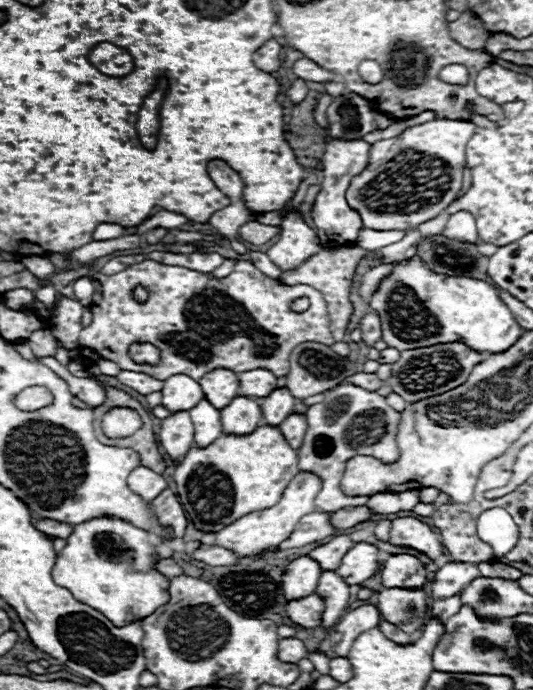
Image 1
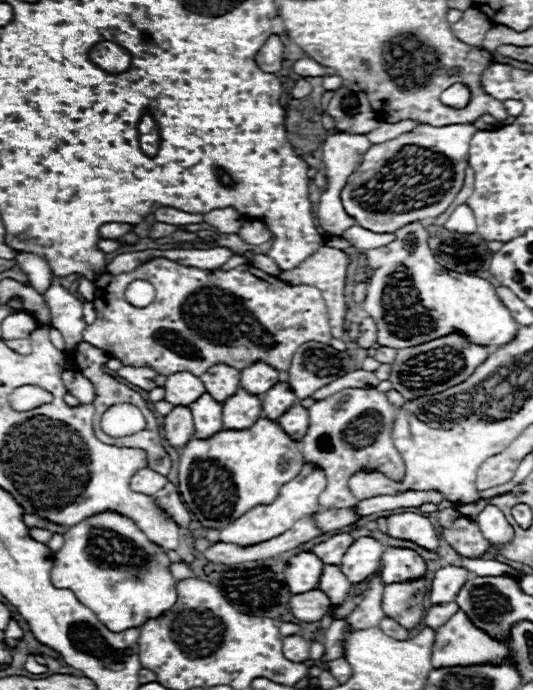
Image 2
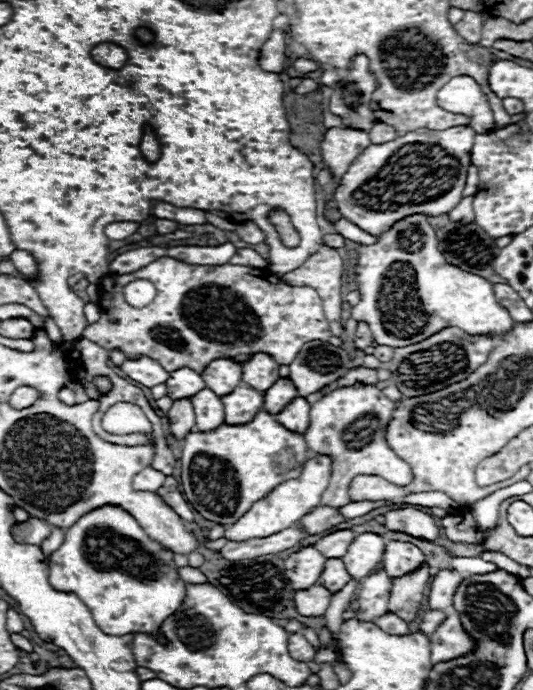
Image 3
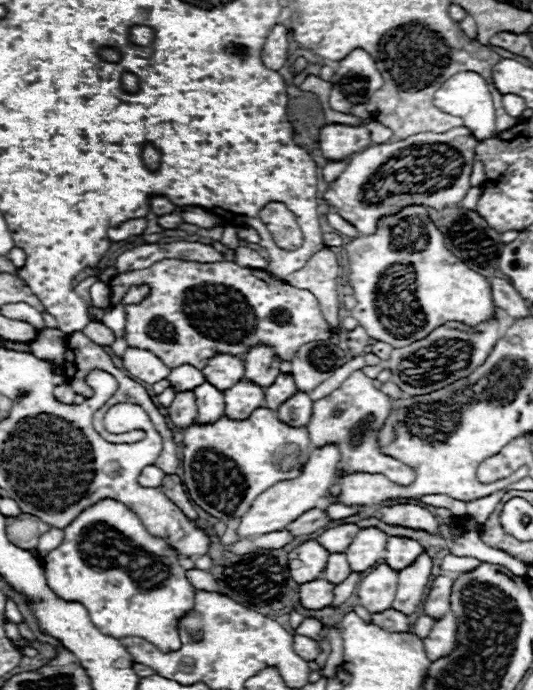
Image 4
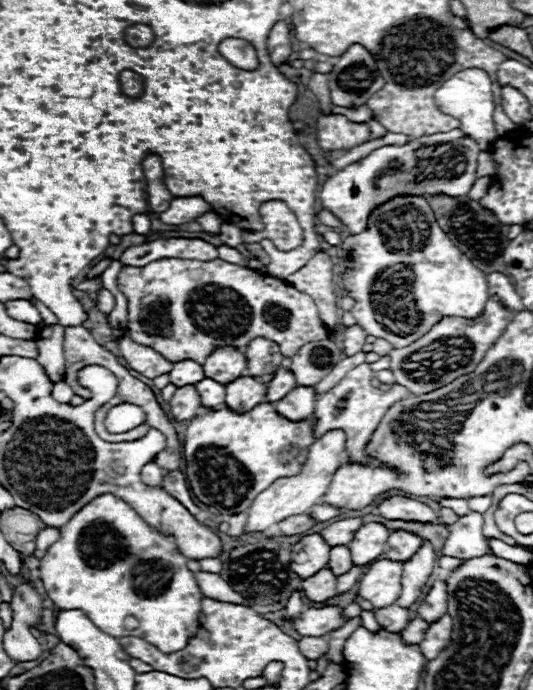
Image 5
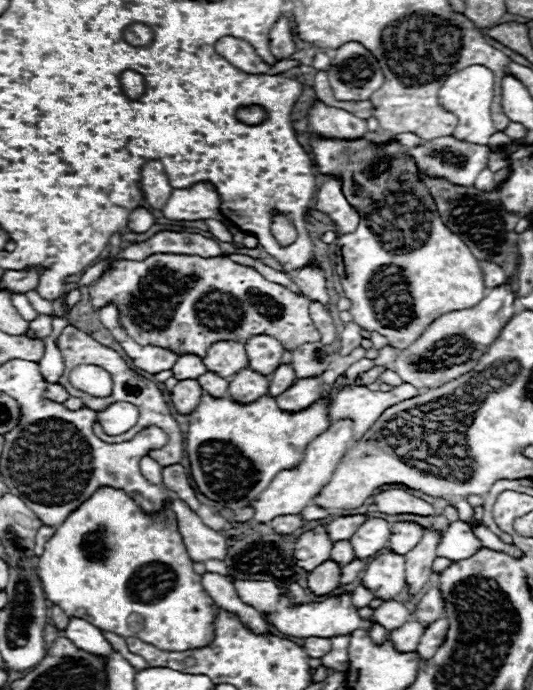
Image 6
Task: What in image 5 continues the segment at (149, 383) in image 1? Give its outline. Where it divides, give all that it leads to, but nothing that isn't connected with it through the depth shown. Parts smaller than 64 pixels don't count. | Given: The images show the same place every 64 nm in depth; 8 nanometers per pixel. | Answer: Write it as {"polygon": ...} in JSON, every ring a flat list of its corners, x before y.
{"polygon":[[124,332,124,336,120,338,120,352,122,356,126,358,128,362,128,368,140,372,142,376,146,378,156,378,160,374,166,374,172,370,172,364,162,356,158,354,154,348,150,346,140,346,136,344,128,332]]}

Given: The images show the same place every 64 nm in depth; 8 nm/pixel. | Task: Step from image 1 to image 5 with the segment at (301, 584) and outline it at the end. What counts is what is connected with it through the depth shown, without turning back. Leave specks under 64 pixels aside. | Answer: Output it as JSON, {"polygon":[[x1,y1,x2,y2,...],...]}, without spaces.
{"polygon":[[308,534,298,544,292,546,292,564,290,568,300,576,308,578,328,564,330,546,322,534]]}

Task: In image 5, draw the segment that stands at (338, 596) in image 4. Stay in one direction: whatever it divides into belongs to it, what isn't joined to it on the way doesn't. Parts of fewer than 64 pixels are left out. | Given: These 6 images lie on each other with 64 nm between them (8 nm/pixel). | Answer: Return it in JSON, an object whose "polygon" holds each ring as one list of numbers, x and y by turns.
{"polygon":[[352,566,352,568,350,568,346,574,342,574,342,576,338,578,338,594,348,592,350,588,354,588,354,584,360,580,360,576,364,574,364,570,366,570,366,568]]}

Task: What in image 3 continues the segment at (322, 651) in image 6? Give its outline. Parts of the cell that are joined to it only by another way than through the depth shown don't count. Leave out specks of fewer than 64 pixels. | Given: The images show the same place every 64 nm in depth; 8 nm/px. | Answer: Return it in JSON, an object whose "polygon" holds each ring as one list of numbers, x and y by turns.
{"polygon":[[290,634,290,640,288,640,288,648,290,648,290,654,302,662,310,662,314,660,316,656,316,650,314,646,302,636,302,634]]}

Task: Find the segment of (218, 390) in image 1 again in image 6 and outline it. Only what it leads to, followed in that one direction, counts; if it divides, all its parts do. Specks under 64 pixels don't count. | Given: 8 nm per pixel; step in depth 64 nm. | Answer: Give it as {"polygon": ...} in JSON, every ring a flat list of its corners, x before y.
{"polygon":[[216,342,206,352,204,362,210,372,222,378,232,378,242,368,248,368,248,356,242,342]]}

